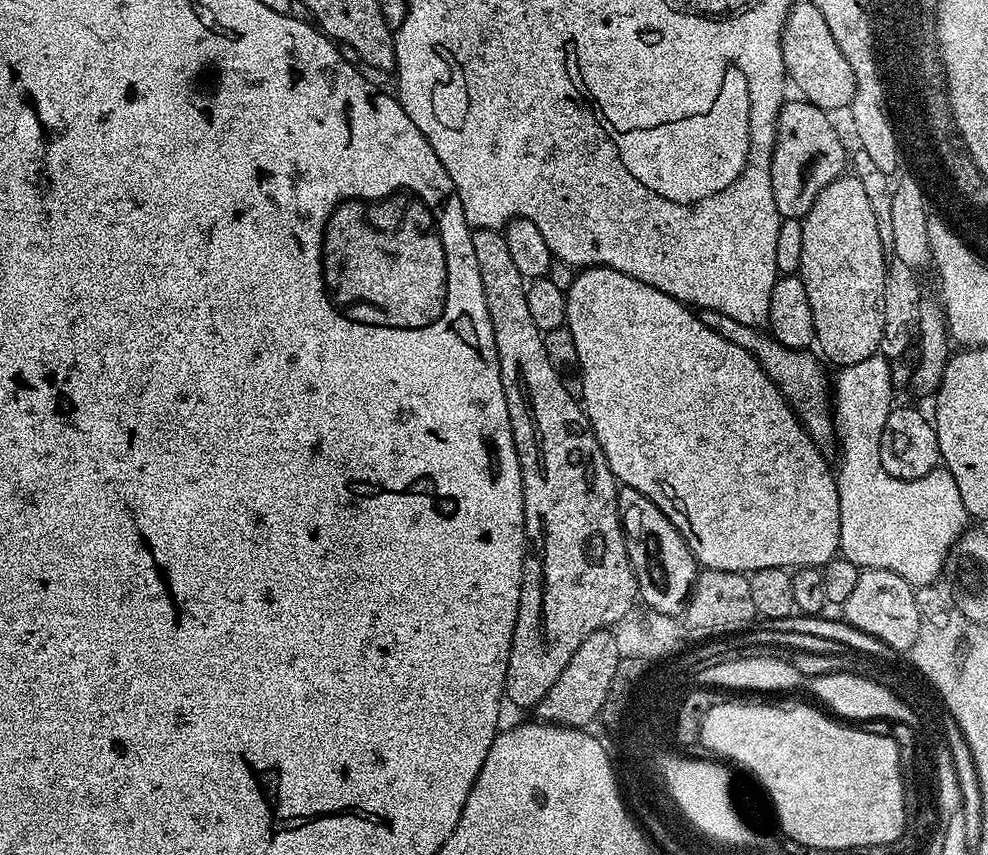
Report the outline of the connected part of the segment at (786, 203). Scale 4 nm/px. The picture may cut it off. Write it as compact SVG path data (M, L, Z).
M789 99L780 107L776 119L776 145L772 148L770 186L774 190L774 206L778 206L781 218L803 221L816 195L845 171L846 144L825 109L814 106L806 99L795 99Z

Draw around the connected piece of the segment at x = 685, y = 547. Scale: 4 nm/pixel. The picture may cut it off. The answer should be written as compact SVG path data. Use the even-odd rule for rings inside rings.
M621 487L616 494L620 525L624 527L624 545L632 563L632 572L636 575L636 587L641 601L644 600L653 612L660 612L664 616L673 618L683 613L688 596L692 592L692 584L696 581L698 565L690 546L678 534L678 530L642 494L633 488Z

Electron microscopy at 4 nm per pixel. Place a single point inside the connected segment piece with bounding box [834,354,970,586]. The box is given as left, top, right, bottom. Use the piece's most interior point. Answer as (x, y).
(909, 526)

